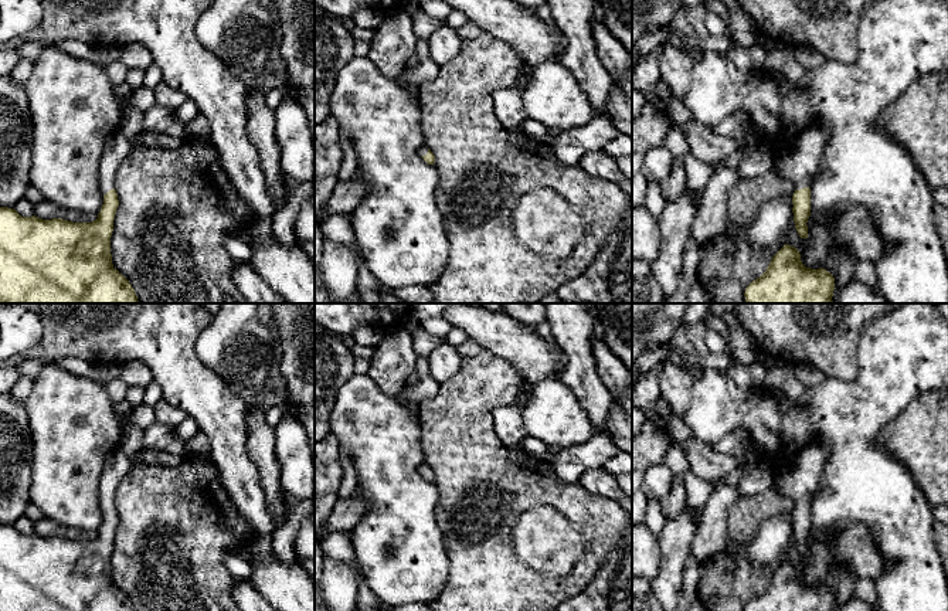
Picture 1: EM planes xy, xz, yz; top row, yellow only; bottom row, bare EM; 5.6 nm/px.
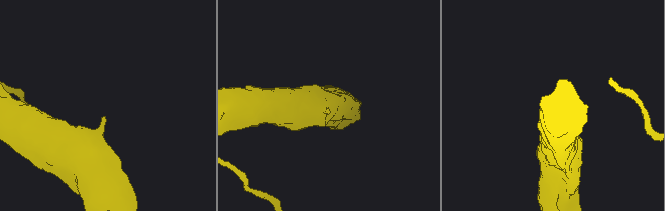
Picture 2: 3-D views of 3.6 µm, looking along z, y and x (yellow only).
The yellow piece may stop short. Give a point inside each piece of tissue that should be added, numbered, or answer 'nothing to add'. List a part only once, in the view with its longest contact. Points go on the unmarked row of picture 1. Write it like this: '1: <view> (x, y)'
1: yz (799, 479)

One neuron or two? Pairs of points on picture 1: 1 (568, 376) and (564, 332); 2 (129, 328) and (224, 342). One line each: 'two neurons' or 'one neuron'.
1: one neuron
2: two neurons

